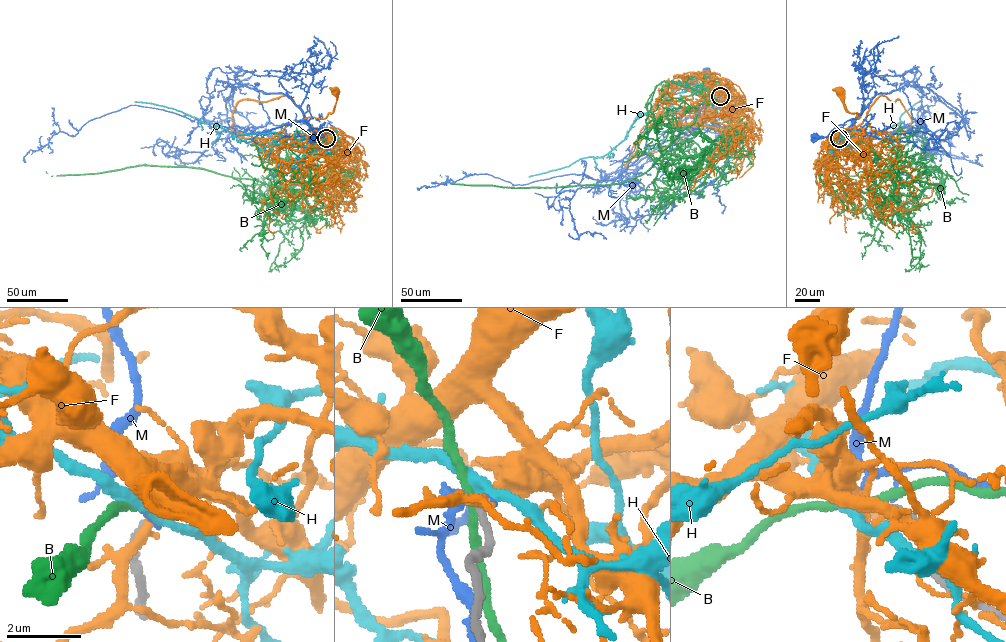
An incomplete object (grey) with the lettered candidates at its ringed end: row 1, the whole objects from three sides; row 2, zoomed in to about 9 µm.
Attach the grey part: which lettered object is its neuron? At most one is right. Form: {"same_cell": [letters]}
{"same_cell": ["H"]}

